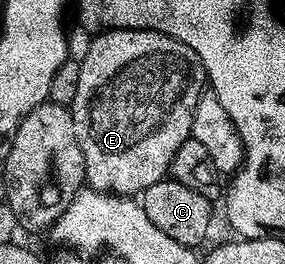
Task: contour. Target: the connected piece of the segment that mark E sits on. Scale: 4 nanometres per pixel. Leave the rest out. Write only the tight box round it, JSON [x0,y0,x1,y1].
[70,28,206,198]

